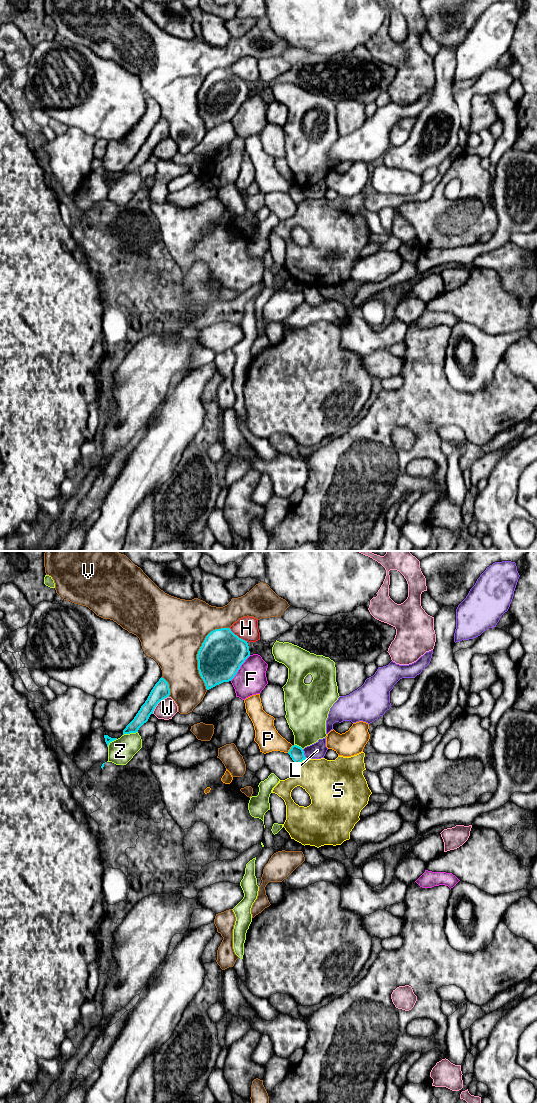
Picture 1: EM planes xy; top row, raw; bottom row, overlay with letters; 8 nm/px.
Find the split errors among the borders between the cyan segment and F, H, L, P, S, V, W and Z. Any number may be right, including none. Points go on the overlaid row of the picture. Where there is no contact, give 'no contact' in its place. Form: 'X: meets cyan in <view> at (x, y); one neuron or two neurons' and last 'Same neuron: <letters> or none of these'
F: meets cyan in xy at (239, 668); two neurons
H: meets cyan in xy at (237, 636); two neurons
L: meets cyan in xy at (303, 754); two neurons
P: meets cyan in xy at (290, 749); two neurons
S: meets cyan in xy at (301, 761); two neurons
V: meets cyan in xy at (198, 651); two neurons
W: meets cyan in xy at (158, 702); two neurons
Z: meets cyan in xy at (130, 732); two neurons
Same neuron: none of these

